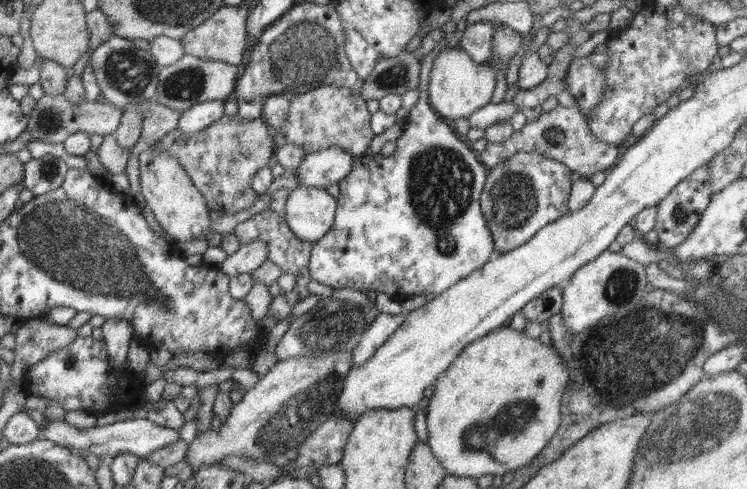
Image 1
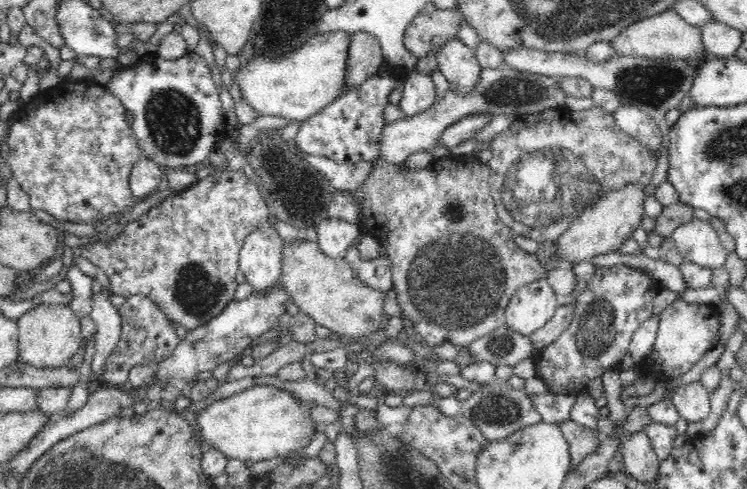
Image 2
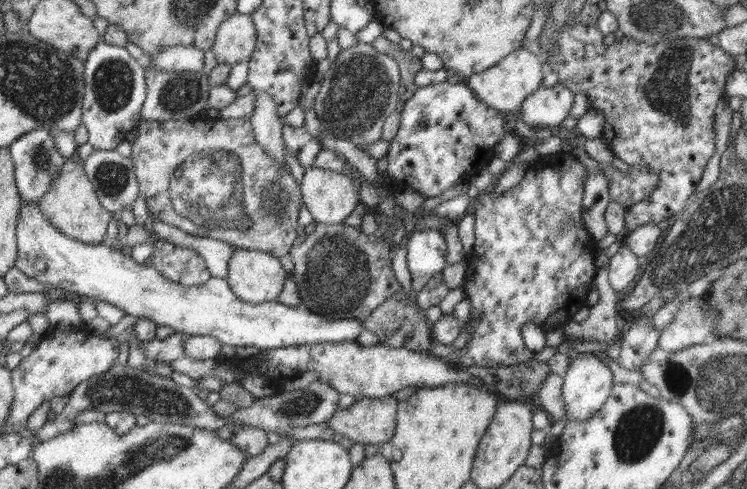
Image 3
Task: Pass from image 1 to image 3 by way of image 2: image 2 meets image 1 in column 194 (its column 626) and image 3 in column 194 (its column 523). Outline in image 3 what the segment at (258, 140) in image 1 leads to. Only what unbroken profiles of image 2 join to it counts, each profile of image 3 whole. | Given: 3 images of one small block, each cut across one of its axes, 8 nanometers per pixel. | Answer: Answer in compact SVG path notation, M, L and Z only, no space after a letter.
M206 116L189 117L183 120L170 121L143 121L140 120L137 127L138 137L131 144L131 159L134 162L136 177L139 183L139 196L144 197L148 210L150 210L150 218L160 219L162 222L182 229L188 234L199 237L210 237L214 240L221 240L236 248L246 248L246 250L258 250L260 252L271 254L276 258L280 258L290 252L294 241L297 239L298 214L300 207L302 207L302 196L299 185L296 183L296 178L286 172L280 170L278 164L274 162L274 158L270 154L266 154L266 150L258 144L251 128L251 122L240 118L221 120L211 119Z

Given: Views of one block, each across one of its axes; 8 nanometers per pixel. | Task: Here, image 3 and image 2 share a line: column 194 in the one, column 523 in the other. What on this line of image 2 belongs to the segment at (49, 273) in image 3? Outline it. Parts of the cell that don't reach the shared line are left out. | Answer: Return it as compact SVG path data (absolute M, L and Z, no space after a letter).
M547 277L521 286L505 310L507 326L530 337L540 330L558 308L559 300Z

